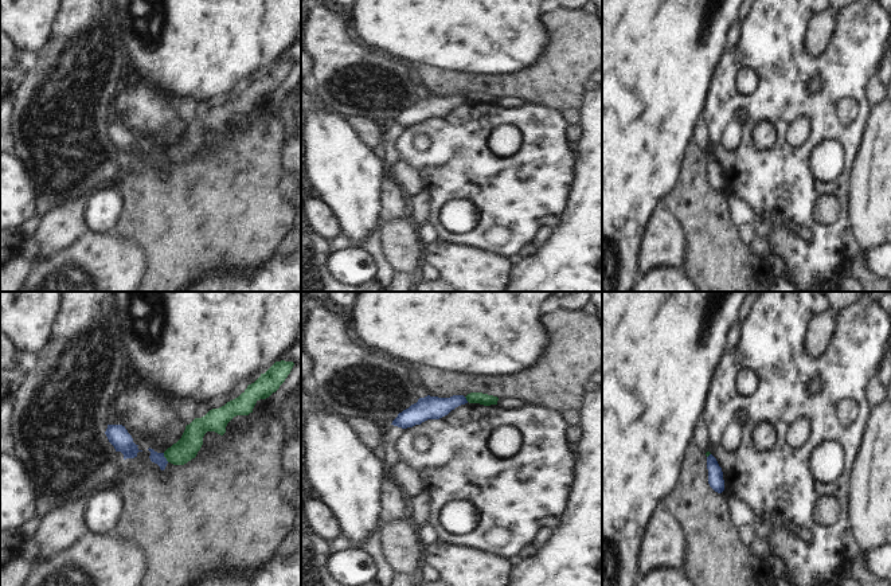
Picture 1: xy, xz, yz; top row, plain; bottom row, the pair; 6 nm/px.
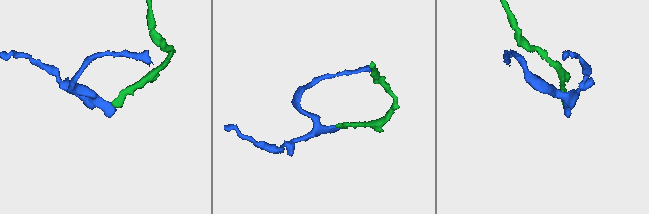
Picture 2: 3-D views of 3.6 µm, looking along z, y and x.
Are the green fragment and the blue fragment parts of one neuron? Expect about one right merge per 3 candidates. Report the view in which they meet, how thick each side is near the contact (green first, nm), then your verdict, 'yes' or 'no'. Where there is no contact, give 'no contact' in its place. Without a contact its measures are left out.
meets green in xy; 140 nm thick on the green side, 70 nm on the other; no

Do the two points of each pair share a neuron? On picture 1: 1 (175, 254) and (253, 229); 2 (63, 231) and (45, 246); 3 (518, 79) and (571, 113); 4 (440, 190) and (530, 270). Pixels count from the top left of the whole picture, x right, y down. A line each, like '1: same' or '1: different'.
1: same
2: same
3: different
4: different

